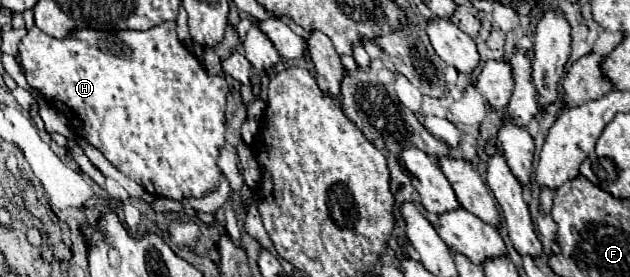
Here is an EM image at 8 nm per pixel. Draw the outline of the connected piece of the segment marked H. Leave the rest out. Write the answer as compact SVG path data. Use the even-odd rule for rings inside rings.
M163 22L155 28L149 28L145 32L137 32L137 30L119 30L119 32L99 32L99 30L77 30L73 36L57 40L47 36L45 32L41 32L37 26L33 26L21 40L19 46L21 58L19 64L27 76L27 82L37 88L47 102L59 110L67 120L69 126L75 130L75 134L83 136L89 144L93 144L115 168L119 168L125 176L129 176L131 180L135 180L137 184L141 184L147 192L151 192L153 196L163 196L163 198L173 198L173 200L181 200L181 198L203 198L209 192L213 192L219 186L219 178L221 178L221 168L217 166L217 158L219 158L219 150L225 144L225 96L229 92L229 84L223 76L211 76L207 74L207 70L203 68L203 64L199 62L197 56L193 56L177 38L175 34L175 22Z

